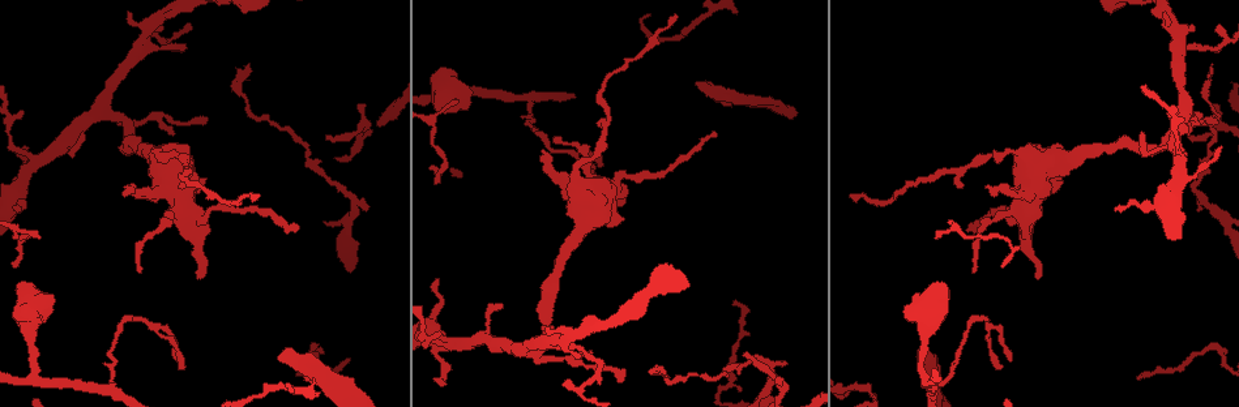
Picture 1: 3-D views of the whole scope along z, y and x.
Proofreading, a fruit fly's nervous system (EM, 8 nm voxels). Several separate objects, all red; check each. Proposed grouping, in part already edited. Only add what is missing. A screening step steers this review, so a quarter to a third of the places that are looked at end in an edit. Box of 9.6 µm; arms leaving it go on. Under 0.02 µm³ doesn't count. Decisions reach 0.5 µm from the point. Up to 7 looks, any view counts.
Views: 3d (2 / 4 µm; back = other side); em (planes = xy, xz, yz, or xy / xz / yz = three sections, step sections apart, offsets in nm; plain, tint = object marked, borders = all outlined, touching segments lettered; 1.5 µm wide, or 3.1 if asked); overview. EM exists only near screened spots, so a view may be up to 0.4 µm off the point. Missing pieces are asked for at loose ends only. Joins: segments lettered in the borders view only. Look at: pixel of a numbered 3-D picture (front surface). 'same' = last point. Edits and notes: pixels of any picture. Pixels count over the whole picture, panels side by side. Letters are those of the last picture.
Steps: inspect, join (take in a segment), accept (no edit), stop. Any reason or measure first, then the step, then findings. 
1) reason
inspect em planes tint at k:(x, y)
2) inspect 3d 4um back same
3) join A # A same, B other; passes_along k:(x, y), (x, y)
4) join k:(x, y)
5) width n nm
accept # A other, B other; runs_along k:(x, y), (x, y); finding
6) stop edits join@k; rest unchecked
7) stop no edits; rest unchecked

thin end
inspect 3d 4um at 1:(17, 208)

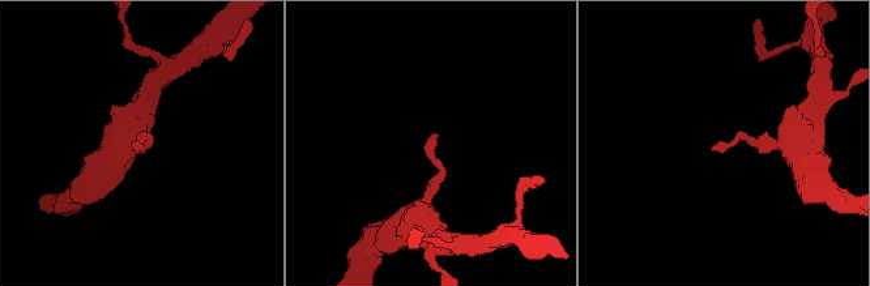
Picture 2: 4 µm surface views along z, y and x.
inspect em xz step 4 tint at 2:(139, 150)

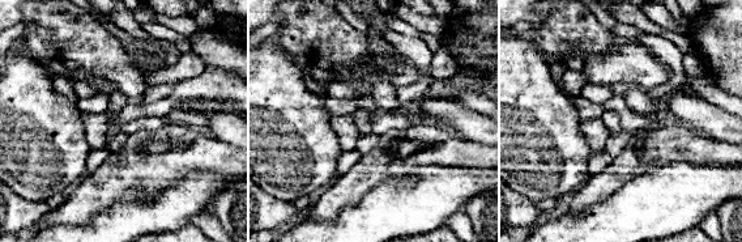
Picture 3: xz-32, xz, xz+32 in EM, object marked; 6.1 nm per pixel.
cut it another way
inspect em planes borders same

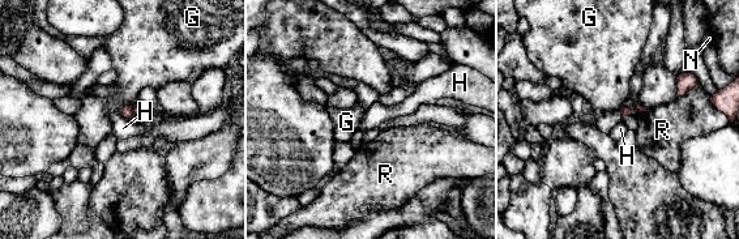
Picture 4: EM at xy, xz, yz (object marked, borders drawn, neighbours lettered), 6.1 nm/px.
longest_contact R 220 nm
accept # G other, H other, N other, R other; border 4:(119, 112), (128, 119); none of them fits

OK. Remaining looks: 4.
branch stops here
inspect 3d 2um back at 1:(696, 85)

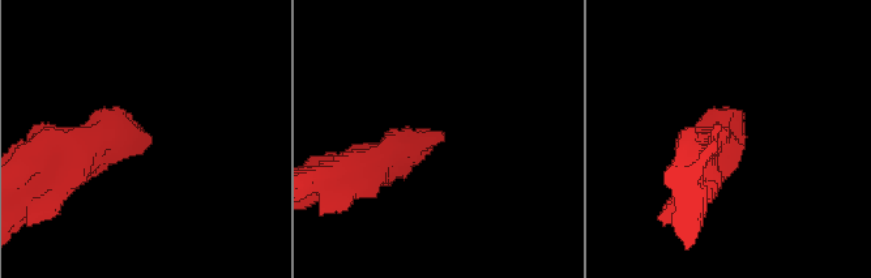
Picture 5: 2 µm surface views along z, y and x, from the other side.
inspect em planes borders at 5:(151, 139)

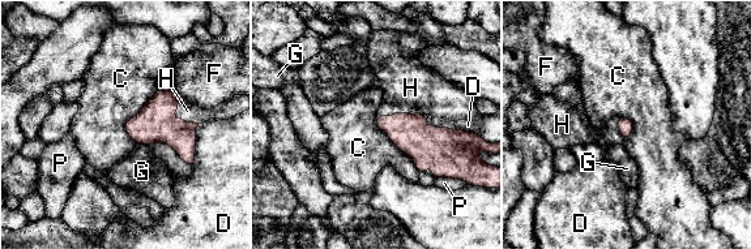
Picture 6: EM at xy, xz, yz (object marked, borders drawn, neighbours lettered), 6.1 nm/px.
join H # C other, D other, F other, G other, H same, P other; passes_along 6:(436, 149), (418, 114), (410, 87); the cell continues

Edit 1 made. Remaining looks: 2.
stop edits join@6; rest unchecked

